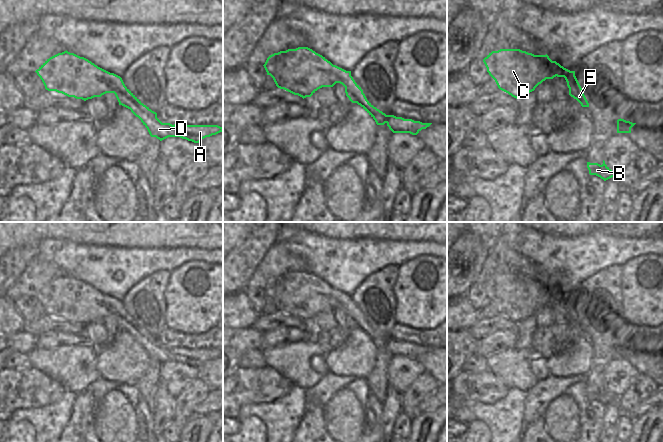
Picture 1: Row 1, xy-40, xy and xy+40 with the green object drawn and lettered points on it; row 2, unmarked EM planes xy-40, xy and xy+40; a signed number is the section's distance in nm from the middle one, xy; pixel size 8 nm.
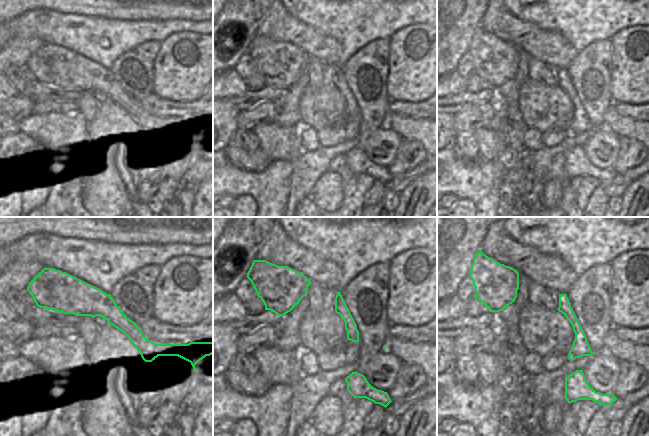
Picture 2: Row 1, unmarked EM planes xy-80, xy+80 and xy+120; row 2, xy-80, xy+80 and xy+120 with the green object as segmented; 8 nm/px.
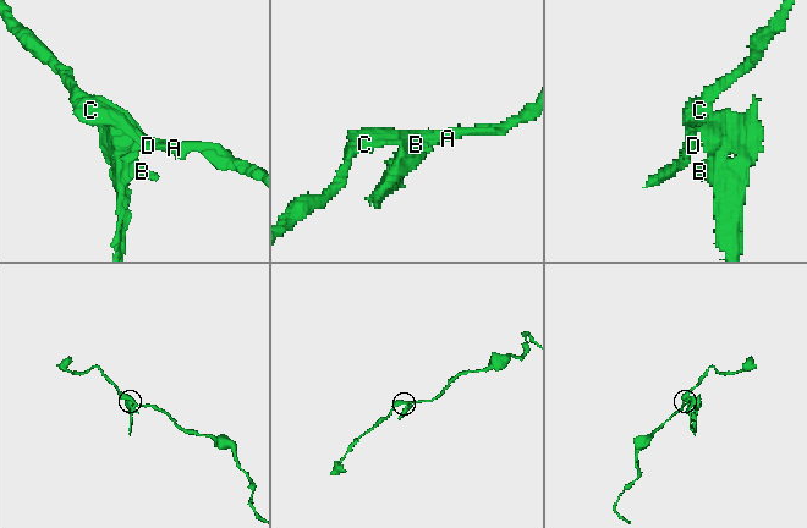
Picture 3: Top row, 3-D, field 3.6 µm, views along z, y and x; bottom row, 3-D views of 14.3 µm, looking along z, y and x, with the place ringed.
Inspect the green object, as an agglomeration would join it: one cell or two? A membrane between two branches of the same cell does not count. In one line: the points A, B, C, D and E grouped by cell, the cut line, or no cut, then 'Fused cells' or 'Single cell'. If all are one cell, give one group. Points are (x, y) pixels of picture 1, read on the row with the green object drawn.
Groups: A C D / B E. Split along xy (332, 65), (332, 72), (346, 84), (351, 94). Fused cells.

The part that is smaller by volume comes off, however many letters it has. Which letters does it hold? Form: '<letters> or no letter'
B, E

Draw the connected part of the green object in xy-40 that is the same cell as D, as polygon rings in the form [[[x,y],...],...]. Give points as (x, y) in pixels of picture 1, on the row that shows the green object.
[[[67,50],[47,59],[36,71],[45,89],[84,101],[114,93],[119,105],[131,110],[147,128],[151,137],[160,141],[180,137],[194,143],[223,131],[218,125],[162,123],[157,113],[144,105],[124,84],[122,78],[88,59]]]

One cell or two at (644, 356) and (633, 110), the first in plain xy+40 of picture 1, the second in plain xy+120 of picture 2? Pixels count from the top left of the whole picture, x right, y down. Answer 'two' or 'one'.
two

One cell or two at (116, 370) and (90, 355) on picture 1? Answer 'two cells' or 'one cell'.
two cells

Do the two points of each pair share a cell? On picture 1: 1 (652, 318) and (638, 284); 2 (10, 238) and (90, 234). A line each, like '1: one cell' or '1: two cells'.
1: one cell
2: one cell

